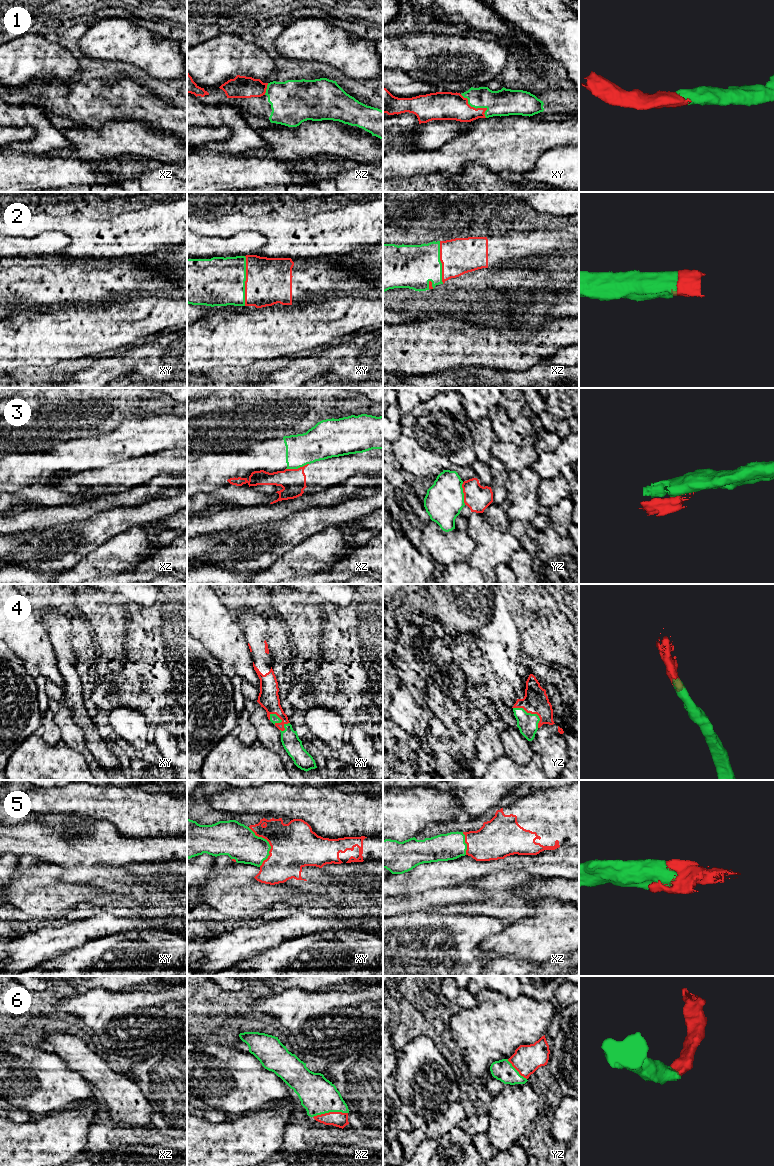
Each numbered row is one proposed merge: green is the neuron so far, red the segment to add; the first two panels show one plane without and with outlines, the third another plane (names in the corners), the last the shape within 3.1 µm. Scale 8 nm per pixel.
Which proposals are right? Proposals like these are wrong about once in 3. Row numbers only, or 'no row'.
1, 2, 4, 5, 6

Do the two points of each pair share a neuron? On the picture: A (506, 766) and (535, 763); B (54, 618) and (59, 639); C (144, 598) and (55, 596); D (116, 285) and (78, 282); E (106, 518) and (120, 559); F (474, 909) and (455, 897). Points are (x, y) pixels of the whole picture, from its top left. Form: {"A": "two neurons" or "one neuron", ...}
{"A": "one neuron", "B": "one neuron", "C": "two neurons", "D": "one neuron", "E": "two neurons", "F": "two neurons"}

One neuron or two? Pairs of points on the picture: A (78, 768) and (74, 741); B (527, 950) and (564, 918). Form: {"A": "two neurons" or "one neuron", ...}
{"A": "two neurons", "B": "one neuron"}

